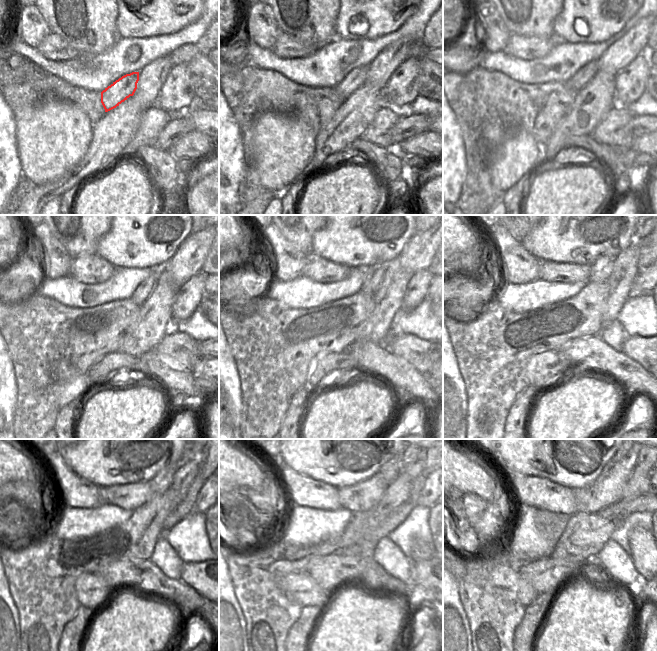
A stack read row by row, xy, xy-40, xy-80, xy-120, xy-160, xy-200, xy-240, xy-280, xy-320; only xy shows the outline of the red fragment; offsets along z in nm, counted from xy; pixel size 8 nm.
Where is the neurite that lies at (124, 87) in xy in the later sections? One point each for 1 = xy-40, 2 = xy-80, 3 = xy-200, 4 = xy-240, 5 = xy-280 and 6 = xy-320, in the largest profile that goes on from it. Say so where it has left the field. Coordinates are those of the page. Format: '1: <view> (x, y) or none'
1: xy-40 (355, 79)
2: xy-80 (581, 78)
3: xy-200 (601, 269)
4: xy-240 (161, 482)
5: xy-280 (394, 467)
6: xy-320 (615, 459)

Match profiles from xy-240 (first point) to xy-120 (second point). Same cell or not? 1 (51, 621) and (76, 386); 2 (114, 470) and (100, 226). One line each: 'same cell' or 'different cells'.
1: different cells
2: different cells

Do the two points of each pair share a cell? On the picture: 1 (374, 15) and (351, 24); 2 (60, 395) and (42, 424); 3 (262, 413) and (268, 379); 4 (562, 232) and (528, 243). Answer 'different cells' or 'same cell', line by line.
1: same cell
2: different cells
3: same cell
4: same cell

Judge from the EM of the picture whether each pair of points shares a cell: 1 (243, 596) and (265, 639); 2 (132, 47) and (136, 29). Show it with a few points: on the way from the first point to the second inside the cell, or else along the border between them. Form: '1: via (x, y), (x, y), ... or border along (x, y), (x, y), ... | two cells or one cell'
1: border along (248, 582), (256, 598), (249, 601), (245, 628) | two cells
2: border along (157, 35), (119, 38) | two cells

